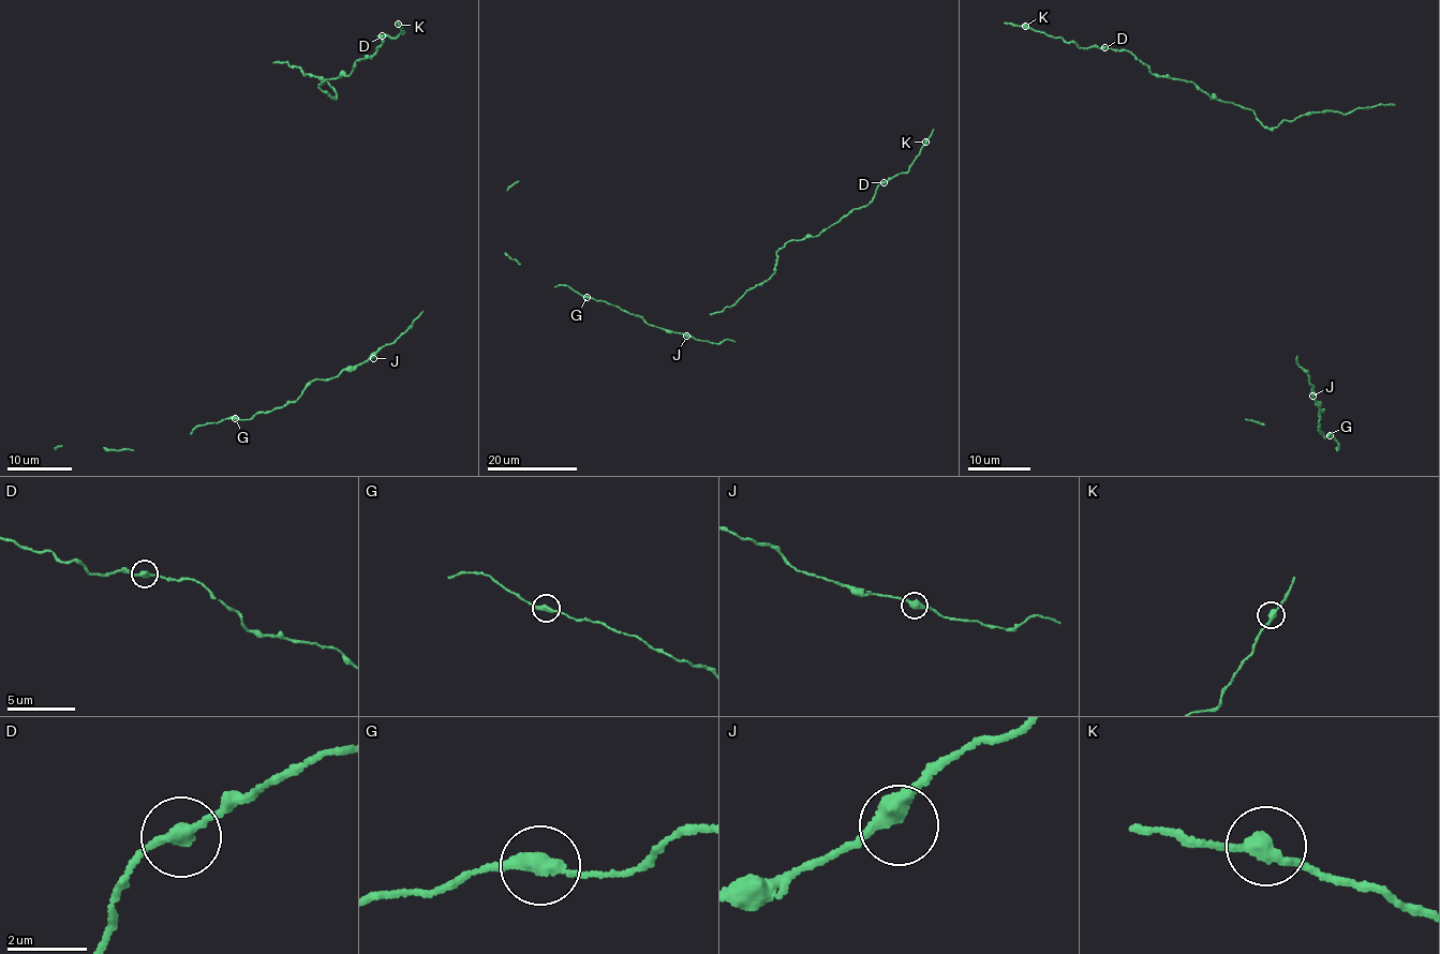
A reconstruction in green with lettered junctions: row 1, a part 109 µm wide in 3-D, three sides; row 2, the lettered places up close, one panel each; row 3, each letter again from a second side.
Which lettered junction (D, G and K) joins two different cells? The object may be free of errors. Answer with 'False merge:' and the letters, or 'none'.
False merge: none

